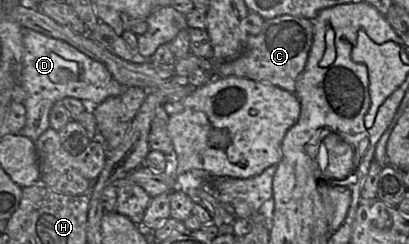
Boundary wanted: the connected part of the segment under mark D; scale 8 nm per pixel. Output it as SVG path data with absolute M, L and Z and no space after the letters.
M22 27L24 44L24 67L21 85L25 91L23 105L26 123L18 133L32 141L50 128L49 115L53 105L65 97L74 97L87 103L100 104L107 97L121 96L127 88L118 83L106 66L87 56L69 43L33 29Z

